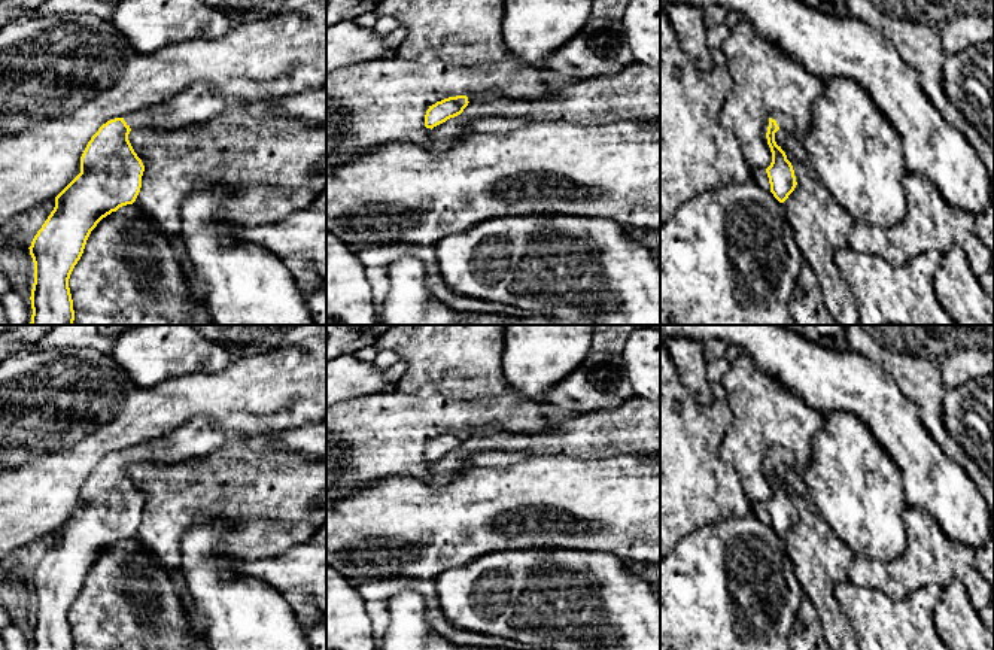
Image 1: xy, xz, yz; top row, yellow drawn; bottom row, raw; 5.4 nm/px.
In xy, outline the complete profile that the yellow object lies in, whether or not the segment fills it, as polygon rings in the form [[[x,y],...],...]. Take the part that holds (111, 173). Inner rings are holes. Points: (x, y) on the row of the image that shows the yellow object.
[[[192,83],[167,103],[110,119],[98,128],[80,157],[80,173],[55,197],[54,210],[28,247],[34,262],[30,325],[73,325],[75,310],[69,279],[83,253],[86,240],[103,218],[122,206],[133,204],[142,188],[145,165],[128,140],[130,131],[168,131],[207,125],[221,118],[225,106],[225,94],[207,83]]]

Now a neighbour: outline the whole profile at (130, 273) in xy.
[[[134,203],[112,212],[91,231],[70,274],[69,288],[73,325],[213,325],[207,306],[197,304],[189,295],[177,243],[161,233]]]

